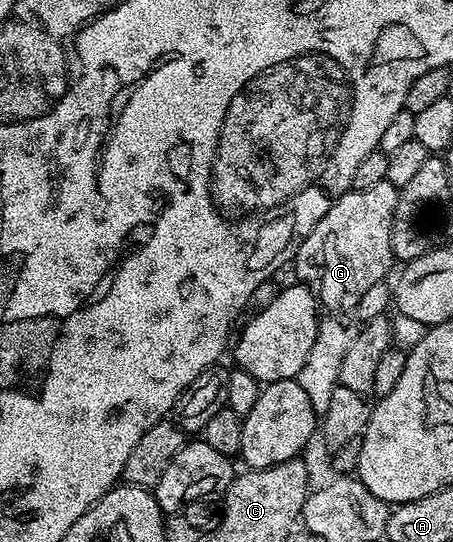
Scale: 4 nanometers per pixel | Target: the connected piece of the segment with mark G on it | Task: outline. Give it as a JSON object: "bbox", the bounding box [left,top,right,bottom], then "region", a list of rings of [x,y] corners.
{"bbox":[296,181,397,308],"region":[[[387,181],[370,189],[348,190],[331,204],[326,217],[316,223],[296,250],[297,280],[309,287],[323,306],[355,308],[370,285],[389,278],[388,270],[394,266],[390,237],[397,194],[397,187]]]}

